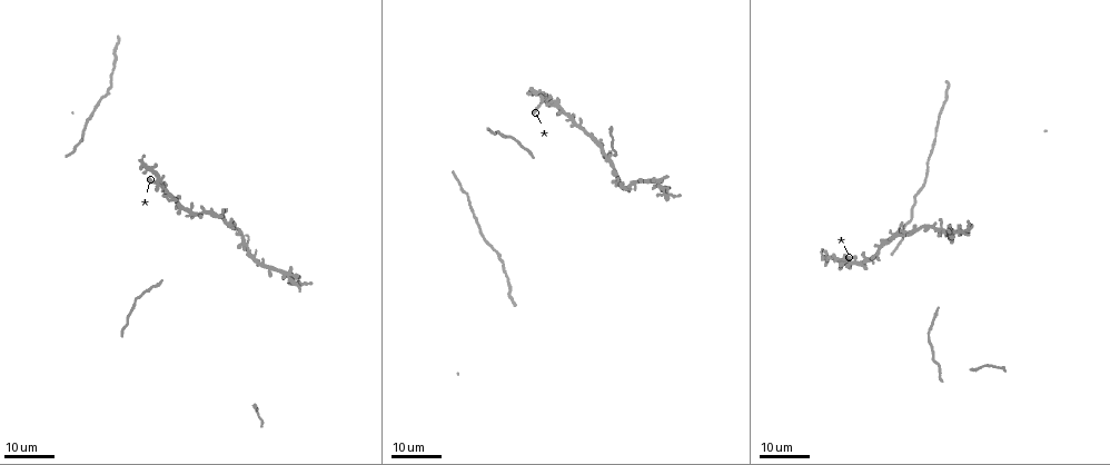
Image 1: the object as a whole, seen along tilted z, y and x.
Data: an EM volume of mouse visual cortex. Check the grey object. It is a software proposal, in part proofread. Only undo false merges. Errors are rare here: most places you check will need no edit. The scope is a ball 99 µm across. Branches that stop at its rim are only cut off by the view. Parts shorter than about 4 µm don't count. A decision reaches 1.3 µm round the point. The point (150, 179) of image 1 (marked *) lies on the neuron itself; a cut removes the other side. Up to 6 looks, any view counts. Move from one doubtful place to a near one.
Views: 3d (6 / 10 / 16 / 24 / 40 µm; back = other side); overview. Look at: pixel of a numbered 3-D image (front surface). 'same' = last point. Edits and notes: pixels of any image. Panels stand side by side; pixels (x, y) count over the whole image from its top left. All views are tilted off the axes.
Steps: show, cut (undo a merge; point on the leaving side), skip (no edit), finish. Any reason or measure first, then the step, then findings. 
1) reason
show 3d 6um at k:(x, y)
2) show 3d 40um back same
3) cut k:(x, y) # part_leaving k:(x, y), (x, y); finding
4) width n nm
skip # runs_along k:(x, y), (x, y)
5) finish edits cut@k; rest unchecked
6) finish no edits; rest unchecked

narrows sharply
show 3d 24um at 1:(145, 293)

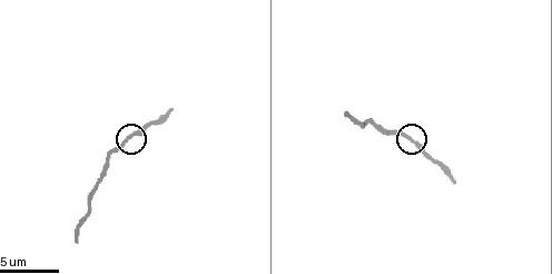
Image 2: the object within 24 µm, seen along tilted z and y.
show 3d 10um at 2:(127, 138)

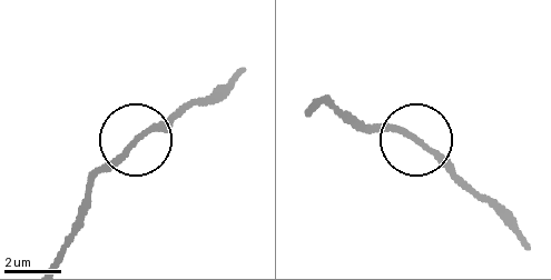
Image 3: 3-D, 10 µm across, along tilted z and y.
skip # one neuron here

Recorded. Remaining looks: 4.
thin neck
show 3d 16um at 1:(922, 227)

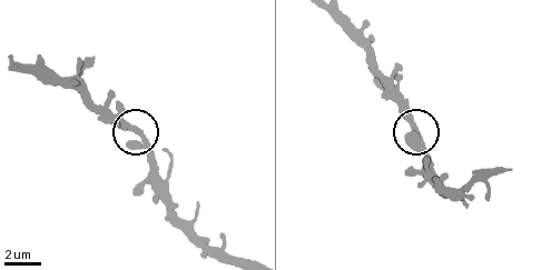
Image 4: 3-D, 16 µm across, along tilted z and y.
zoom in
show 3d 6um at 4:(413, 127)

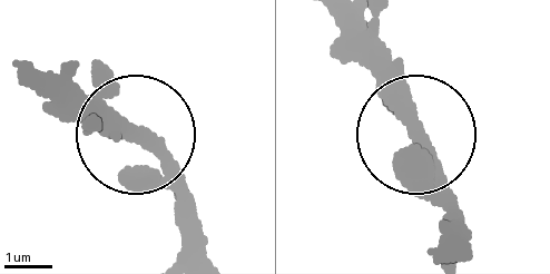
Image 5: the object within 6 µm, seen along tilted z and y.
skip # runs_along 5:(38, 82), (163, 163), (184, 206); one neuron here

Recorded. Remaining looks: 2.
arms run side by side
show 3d 16um at 1:(544, 98)

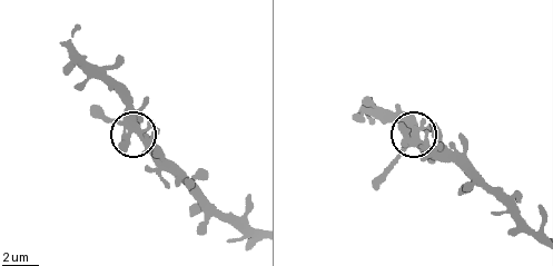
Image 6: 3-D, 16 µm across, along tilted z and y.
zoom in
show 3d 10um at 6:(417, 137)

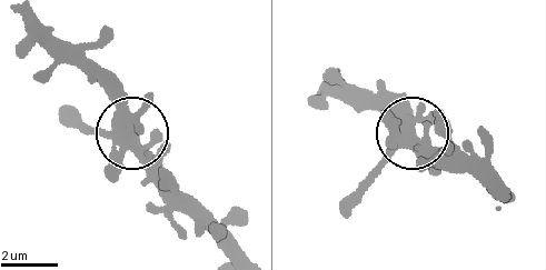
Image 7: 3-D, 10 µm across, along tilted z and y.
skip # all the same neuron

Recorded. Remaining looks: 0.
finish no edits; rest unchecked

